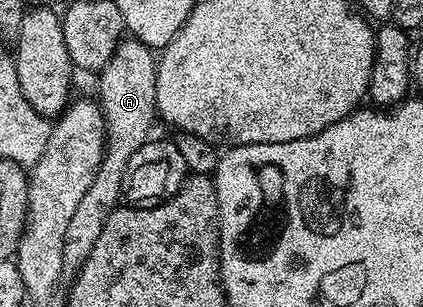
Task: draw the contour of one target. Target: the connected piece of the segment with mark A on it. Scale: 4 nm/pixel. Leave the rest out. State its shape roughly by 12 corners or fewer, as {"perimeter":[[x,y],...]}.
{"perimeter":[[127,36],[98,71],[103,159],[61,258],[70,284],[152,137],[157,58]]}

